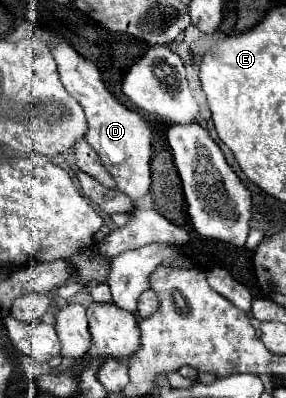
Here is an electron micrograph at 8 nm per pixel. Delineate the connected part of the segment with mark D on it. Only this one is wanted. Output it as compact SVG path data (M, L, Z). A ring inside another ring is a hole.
M63 42L51 44L51 52L59 66L63 86L85 110L85 118L87 118L87 126L89 126L87 142L99 154L103 166L113 176L117 188L121 192L125 192L131 200L143 198L145 194L149 194L149 188L151 188L149 162L151 162L151 154L153 154L153 148L151 148L153 132L151 132L147 120L141 114L119 104L111 96L111 92L105 88L97 66L91 60L79 56L69 44L63 44Z

